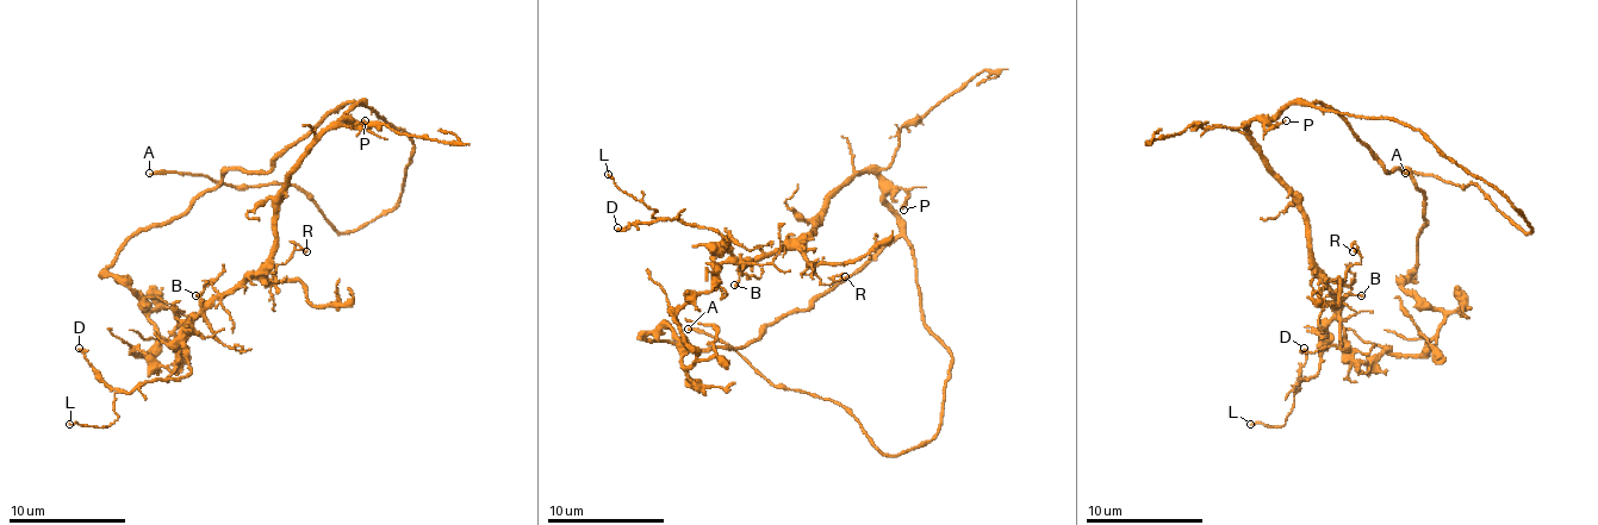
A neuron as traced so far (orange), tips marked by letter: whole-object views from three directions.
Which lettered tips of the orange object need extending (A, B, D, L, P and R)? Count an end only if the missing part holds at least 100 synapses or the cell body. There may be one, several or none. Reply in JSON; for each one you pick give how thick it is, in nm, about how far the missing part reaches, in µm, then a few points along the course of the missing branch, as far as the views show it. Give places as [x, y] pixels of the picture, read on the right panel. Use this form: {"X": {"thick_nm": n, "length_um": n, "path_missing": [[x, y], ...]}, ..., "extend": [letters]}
{"A": {"thick_nm": 200, "length_um": 8, "path_missing": [[1405, 173], [1403, 179], [1419, 182]]}, "extend": ["A"]}

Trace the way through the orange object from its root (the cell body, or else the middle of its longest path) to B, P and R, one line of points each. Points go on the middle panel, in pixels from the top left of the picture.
B: (897, 227), (883, 183), (871, 172), (859, 172), (825, 206), (809, 232), (754, 256), (734, 285)
P: (897, 227), (897, 212), (885, 198), (903, 189), (903, 210)
R: (897, 227), (883, 183), (871, 172), (859, 172), (825, 206), (807, 242), (807, 262), (825, 285), (845, 276)

